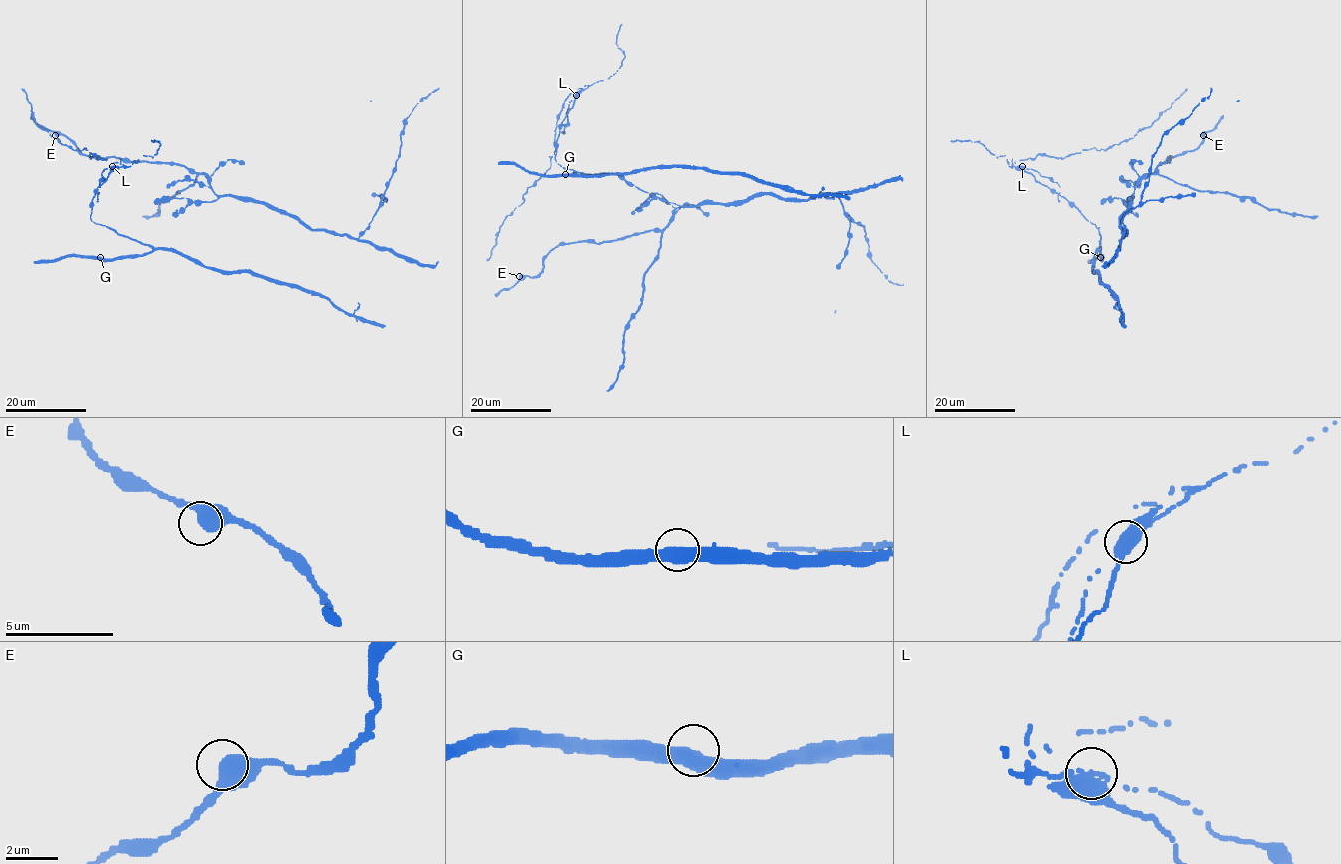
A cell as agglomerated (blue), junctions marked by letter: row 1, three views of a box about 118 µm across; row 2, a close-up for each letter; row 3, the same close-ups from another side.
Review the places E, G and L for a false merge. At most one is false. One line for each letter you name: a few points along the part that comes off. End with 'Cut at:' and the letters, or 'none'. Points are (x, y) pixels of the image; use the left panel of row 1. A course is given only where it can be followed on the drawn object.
Cut at: L

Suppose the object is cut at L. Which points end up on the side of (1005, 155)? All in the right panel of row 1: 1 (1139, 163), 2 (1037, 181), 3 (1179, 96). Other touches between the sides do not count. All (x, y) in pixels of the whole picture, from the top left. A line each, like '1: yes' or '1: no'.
1: no
2: no
3: yes

